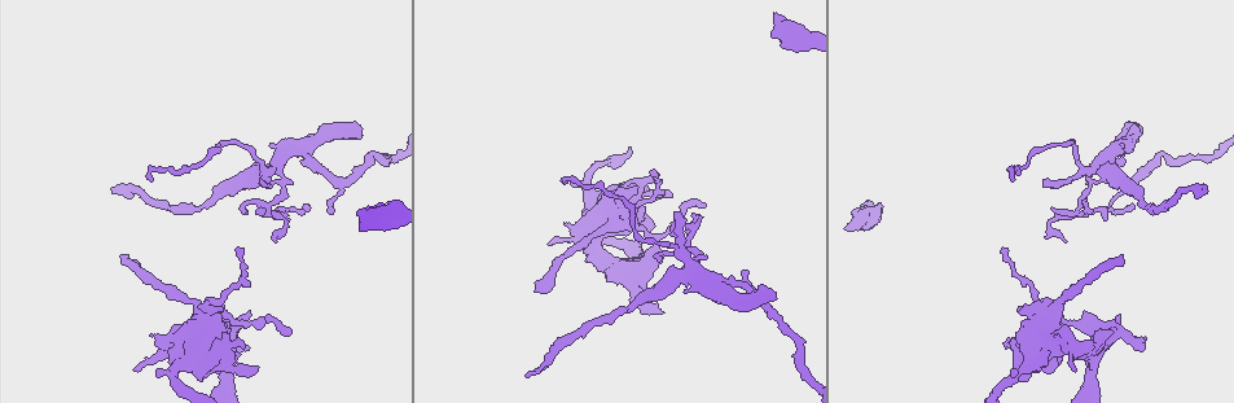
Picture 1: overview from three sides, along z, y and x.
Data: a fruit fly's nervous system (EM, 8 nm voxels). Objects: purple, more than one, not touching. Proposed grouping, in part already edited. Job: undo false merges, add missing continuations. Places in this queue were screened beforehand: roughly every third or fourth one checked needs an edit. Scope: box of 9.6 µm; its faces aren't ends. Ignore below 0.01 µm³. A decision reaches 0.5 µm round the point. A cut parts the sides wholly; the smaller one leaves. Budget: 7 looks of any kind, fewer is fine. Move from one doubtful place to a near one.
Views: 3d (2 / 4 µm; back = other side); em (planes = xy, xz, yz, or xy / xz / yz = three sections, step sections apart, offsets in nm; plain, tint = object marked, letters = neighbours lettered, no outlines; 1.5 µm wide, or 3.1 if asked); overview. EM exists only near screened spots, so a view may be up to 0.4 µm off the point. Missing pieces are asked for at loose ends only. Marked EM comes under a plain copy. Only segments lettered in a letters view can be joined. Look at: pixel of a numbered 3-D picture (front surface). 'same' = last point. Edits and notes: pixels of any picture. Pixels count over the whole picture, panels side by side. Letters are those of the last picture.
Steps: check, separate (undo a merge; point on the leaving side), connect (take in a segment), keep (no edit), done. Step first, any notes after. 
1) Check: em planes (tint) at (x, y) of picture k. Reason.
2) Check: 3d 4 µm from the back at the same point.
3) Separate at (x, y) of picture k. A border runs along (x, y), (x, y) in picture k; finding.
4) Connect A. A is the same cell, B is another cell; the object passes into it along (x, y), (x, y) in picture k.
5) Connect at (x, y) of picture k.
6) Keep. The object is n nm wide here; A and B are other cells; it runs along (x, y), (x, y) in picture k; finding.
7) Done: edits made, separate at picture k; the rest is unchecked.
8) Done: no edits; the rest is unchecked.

Check: 3d 4 µm at (526, 376) of picture 1. Branch stops here.

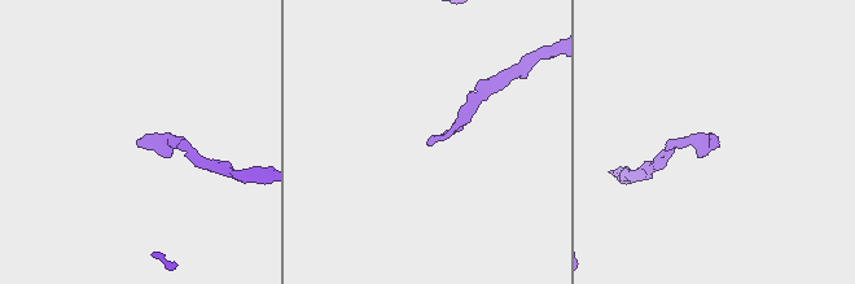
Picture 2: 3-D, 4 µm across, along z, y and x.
Check: em planes (letters) at (718, 146) of picture 2. Need the tissue.

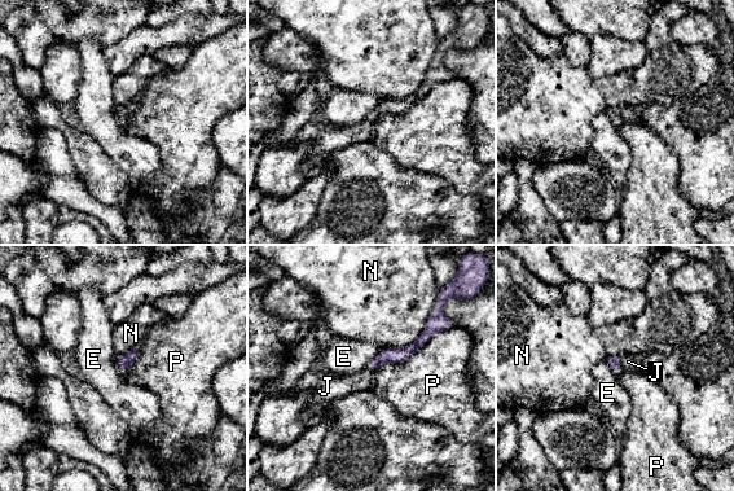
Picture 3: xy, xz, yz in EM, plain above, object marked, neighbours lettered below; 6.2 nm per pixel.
Connect J. J is the same cell, E, N and P are other cells; the object passes into it along (614, 360), (620, 363), (628, 362) in picture 3; the neuron continues.

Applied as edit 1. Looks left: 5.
Check: overview. Redraw.

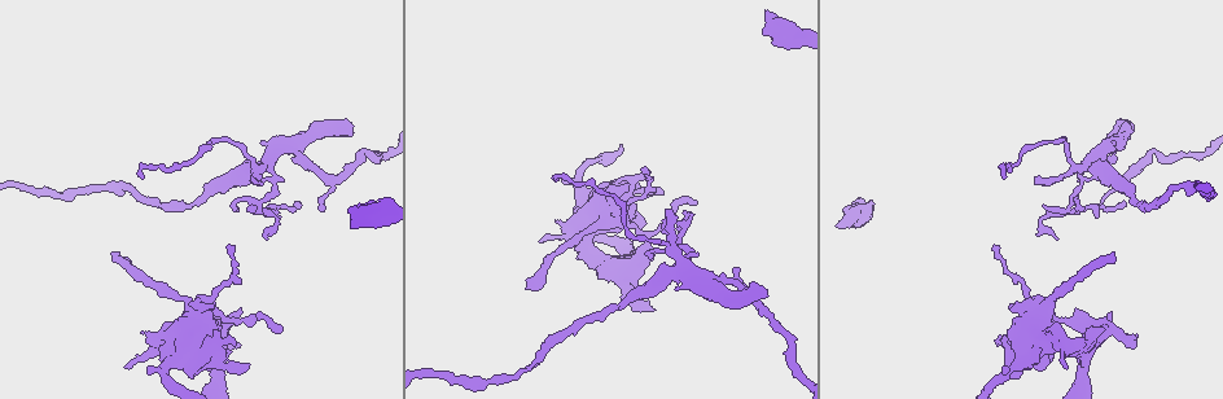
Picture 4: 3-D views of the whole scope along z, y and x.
Check: em planes (letters) at (1106, 328) of picture 4. Four arms meet.

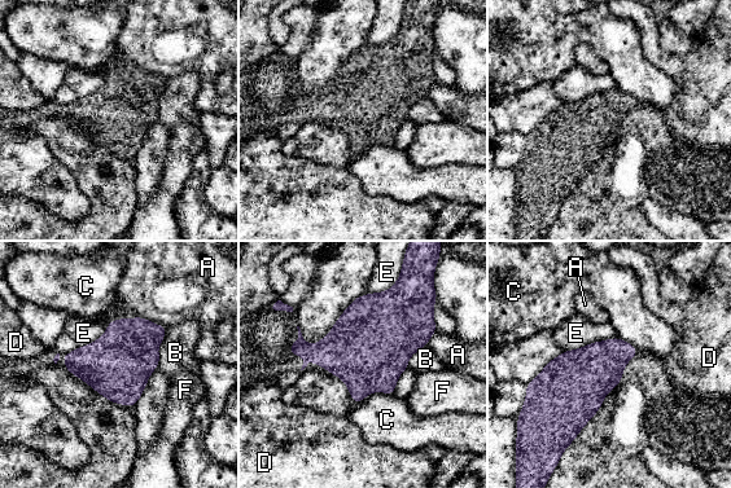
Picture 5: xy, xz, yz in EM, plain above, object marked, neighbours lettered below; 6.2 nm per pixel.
Keep. The longest contact is with E, 340 nm; A, B, C, D, E and F are other cells; a border runs along (393, 392), (372, 391), (353, 404) in picture 5; no lettered segment goes on from it.

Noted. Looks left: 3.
Check: em planes (tint) at (1086, 167) of picture 4. Four or more arms meet.

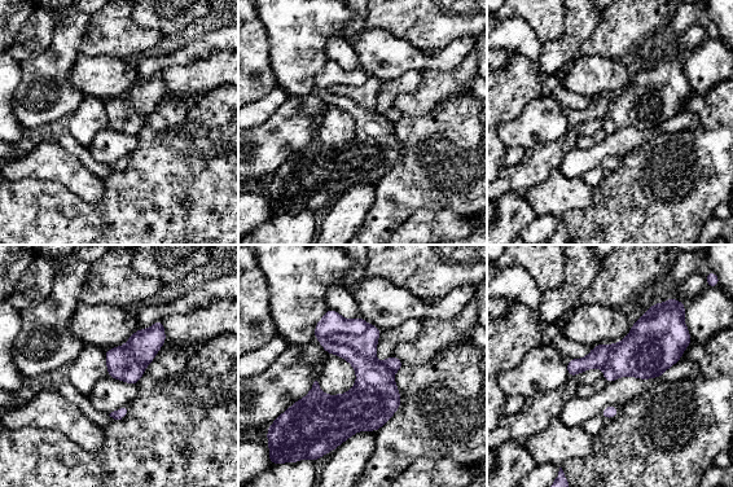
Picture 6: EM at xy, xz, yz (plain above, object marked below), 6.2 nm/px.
Check: em planes (letters) at the same point. See the neighbours.

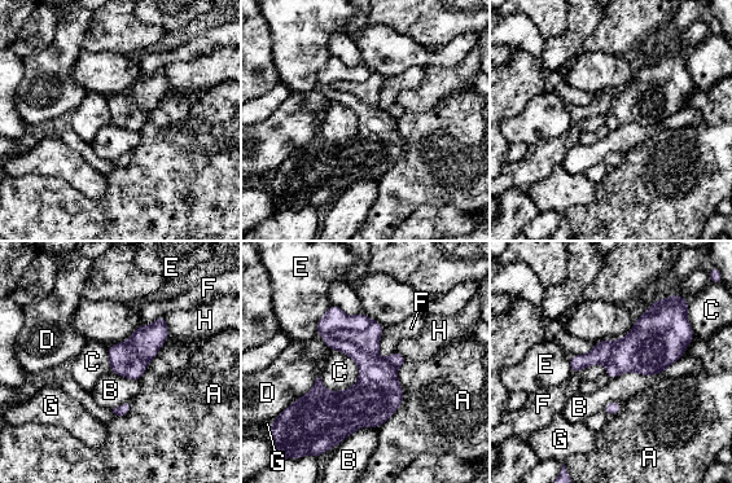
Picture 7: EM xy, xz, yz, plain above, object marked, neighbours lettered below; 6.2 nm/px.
Separate at (368, 339) of picture 7. A, B, C, D, E, F, G and H are other cells; a border runs along (329, 334), (353, 341), (378, 359) in picture 7; two neurons meet here.

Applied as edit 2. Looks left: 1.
Done: edits made, connect at picture 3, separate at picture 7; the rest is unchecked.

